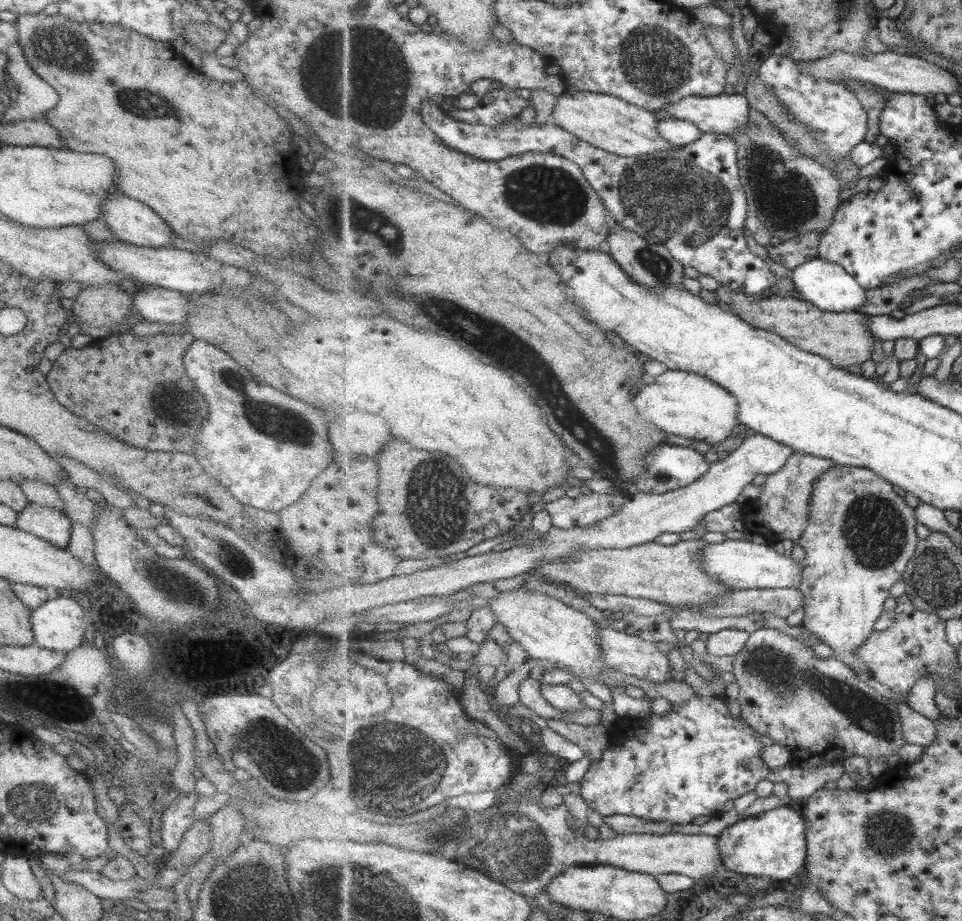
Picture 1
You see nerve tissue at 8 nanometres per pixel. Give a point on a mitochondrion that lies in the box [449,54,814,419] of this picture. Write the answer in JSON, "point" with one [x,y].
{"point":[671,198]}

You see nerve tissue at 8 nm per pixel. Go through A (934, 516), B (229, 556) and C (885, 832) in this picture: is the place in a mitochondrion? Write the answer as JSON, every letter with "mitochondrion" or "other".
{"A":"other","B":"mitochondrion","C":"mitochondrion"}

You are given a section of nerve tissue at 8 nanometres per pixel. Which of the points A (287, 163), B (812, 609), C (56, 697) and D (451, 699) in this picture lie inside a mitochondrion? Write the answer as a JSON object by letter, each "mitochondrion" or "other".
{"A":"other","B":"other","C":"other","D":"other"}

